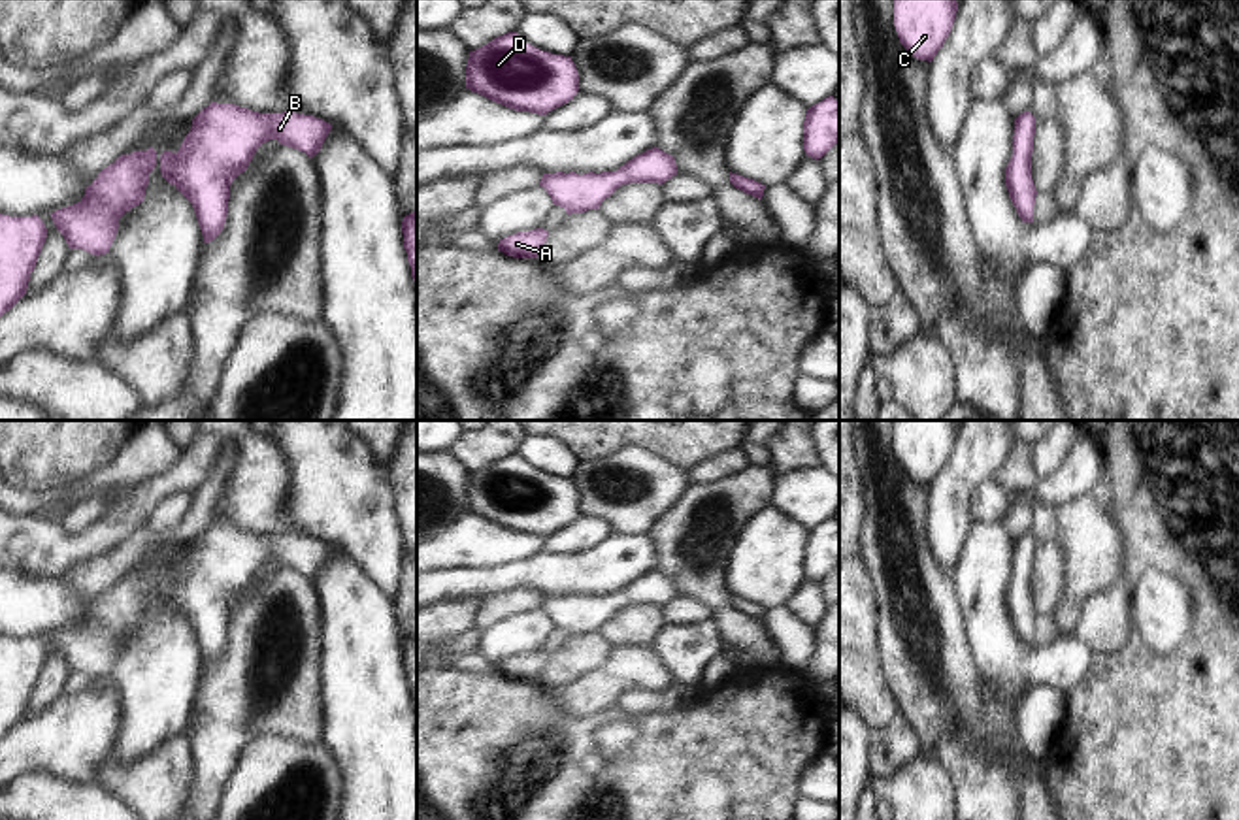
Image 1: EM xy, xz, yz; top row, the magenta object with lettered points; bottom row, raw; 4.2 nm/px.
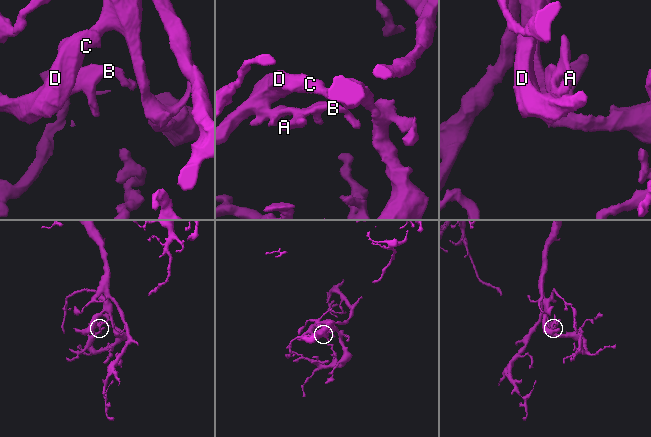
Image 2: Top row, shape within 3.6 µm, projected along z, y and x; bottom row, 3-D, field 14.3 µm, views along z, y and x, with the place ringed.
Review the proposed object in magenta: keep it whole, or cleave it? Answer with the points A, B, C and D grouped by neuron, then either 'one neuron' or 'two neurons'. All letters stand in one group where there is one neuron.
groups A B C D; one neuron

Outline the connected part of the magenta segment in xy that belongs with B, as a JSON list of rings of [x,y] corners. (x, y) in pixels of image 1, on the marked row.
[[[211,102],[192,119],[190,132],[177,153],[164,151],[158,156],[149,147],[147,151],[121,155],[98,173],[77,204],[53,211],[51,219],[70,249],[83,249],[94,256],[109,253],[119,230],[119,219],[143,202],[149,173],[158,164],[162,177],[192,204],[204,243],[209,243],[224,228],[232,181],[247,170],[262,143],[277,139],[281,145],[298,149],[311,158],[321,151],[330,130],[330,123],[313,115],[294,111],[258,113],[236,104]]]

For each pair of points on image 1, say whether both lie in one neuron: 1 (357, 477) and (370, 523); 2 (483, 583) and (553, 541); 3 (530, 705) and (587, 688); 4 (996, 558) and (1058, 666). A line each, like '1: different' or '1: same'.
1: same
2: different
3: different
4: same

